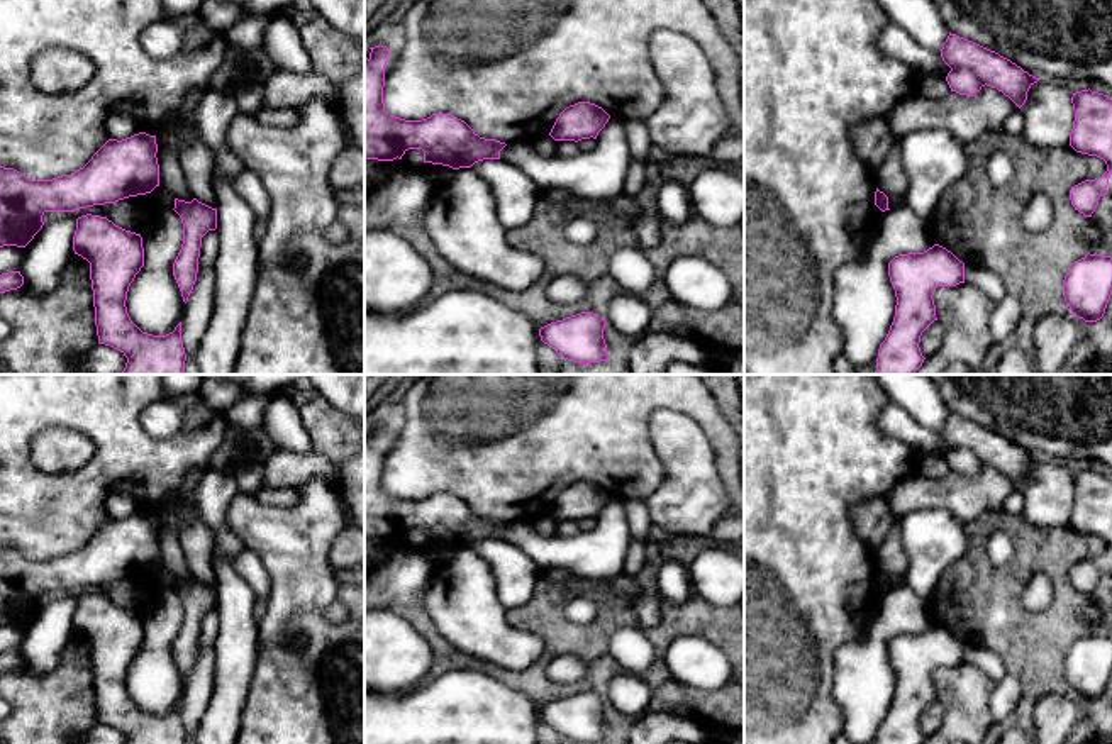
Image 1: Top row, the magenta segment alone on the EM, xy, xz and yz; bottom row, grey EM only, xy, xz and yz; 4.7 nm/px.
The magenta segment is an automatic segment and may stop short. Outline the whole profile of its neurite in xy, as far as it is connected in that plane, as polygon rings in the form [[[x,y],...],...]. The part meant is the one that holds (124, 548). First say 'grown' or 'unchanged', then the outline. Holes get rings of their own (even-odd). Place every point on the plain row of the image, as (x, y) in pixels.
unchanged; [[[156,515],[108,519],[71,554],[31,559],[0,546],[0,627],[25,627],[42,608],[46,591],[75,591],[151,573],[159,566]]]

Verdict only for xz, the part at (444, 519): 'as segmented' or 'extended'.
as segmented

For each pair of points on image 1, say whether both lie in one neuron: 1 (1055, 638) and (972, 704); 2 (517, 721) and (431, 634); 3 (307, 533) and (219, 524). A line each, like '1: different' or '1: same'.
1: different
2: different
3: different

